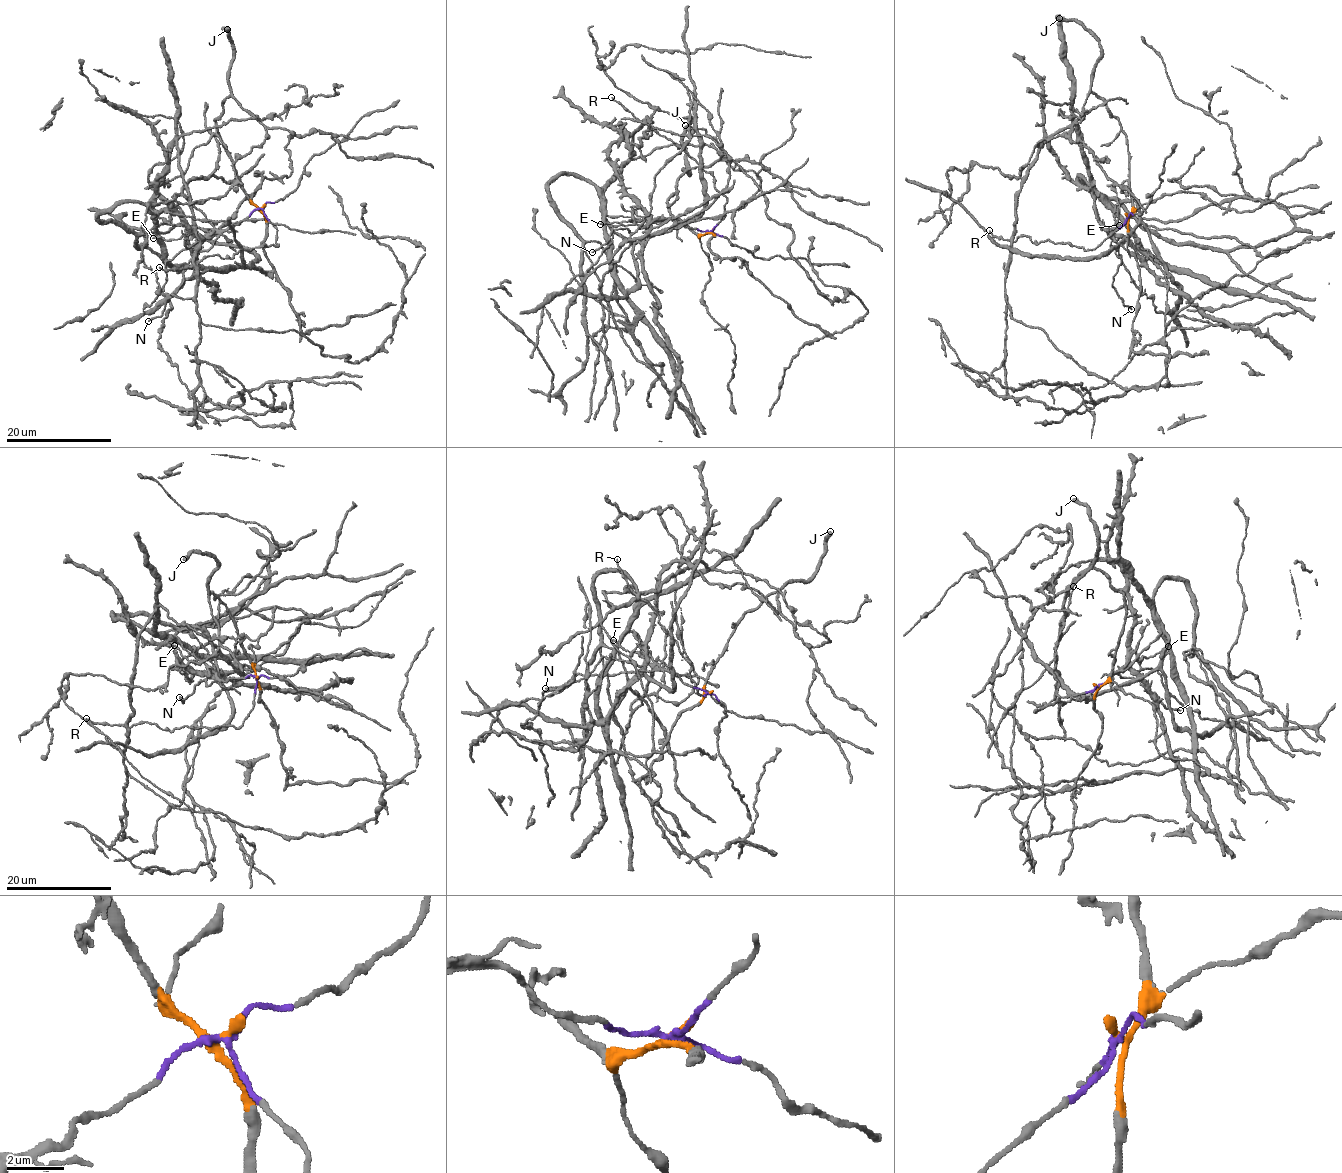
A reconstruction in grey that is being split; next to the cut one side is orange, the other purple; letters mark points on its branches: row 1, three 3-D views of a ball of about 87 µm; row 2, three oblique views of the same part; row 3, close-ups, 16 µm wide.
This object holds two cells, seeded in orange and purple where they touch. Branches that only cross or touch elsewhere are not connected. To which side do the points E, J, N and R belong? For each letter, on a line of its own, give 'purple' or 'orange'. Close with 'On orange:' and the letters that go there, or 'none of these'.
E: purple
J: orange
N: purple
R: purple
On orange: J

